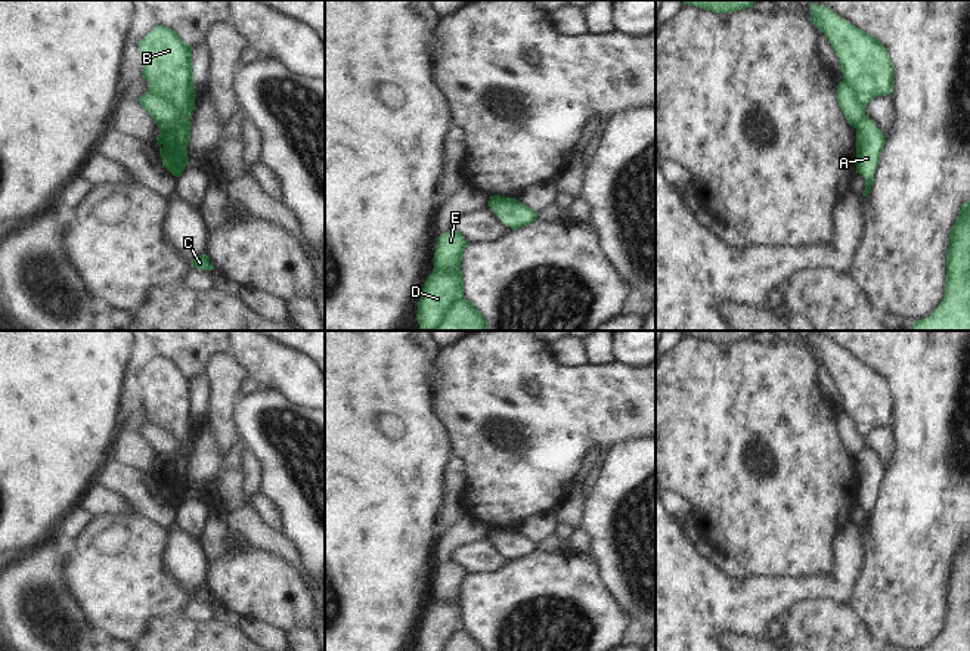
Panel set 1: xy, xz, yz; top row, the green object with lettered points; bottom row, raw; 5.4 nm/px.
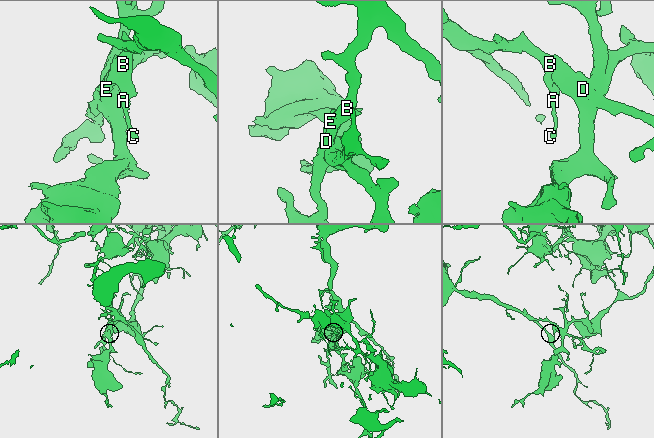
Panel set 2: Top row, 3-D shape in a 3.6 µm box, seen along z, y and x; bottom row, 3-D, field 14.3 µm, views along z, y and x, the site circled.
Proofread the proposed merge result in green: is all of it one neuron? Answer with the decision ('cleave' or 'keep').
cleave

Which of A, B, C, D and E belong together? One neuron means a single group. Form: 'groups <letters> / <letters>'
groups A B C D / E

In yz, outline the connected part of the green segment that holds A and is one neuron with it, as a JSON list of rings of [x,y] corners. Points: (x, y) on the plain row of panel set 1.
[[[868,447],[856,458],[856,503],[865,508],[865,521],[862,527],[868,527],[874,512],[874,503],[880,492],[880,484],[886,474],[881,461]]]

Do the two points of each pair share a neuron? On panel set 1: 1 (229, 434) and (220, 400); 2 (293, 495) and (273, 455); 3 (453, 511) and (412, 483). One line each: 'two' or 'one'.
1: one
2: one
3: two

